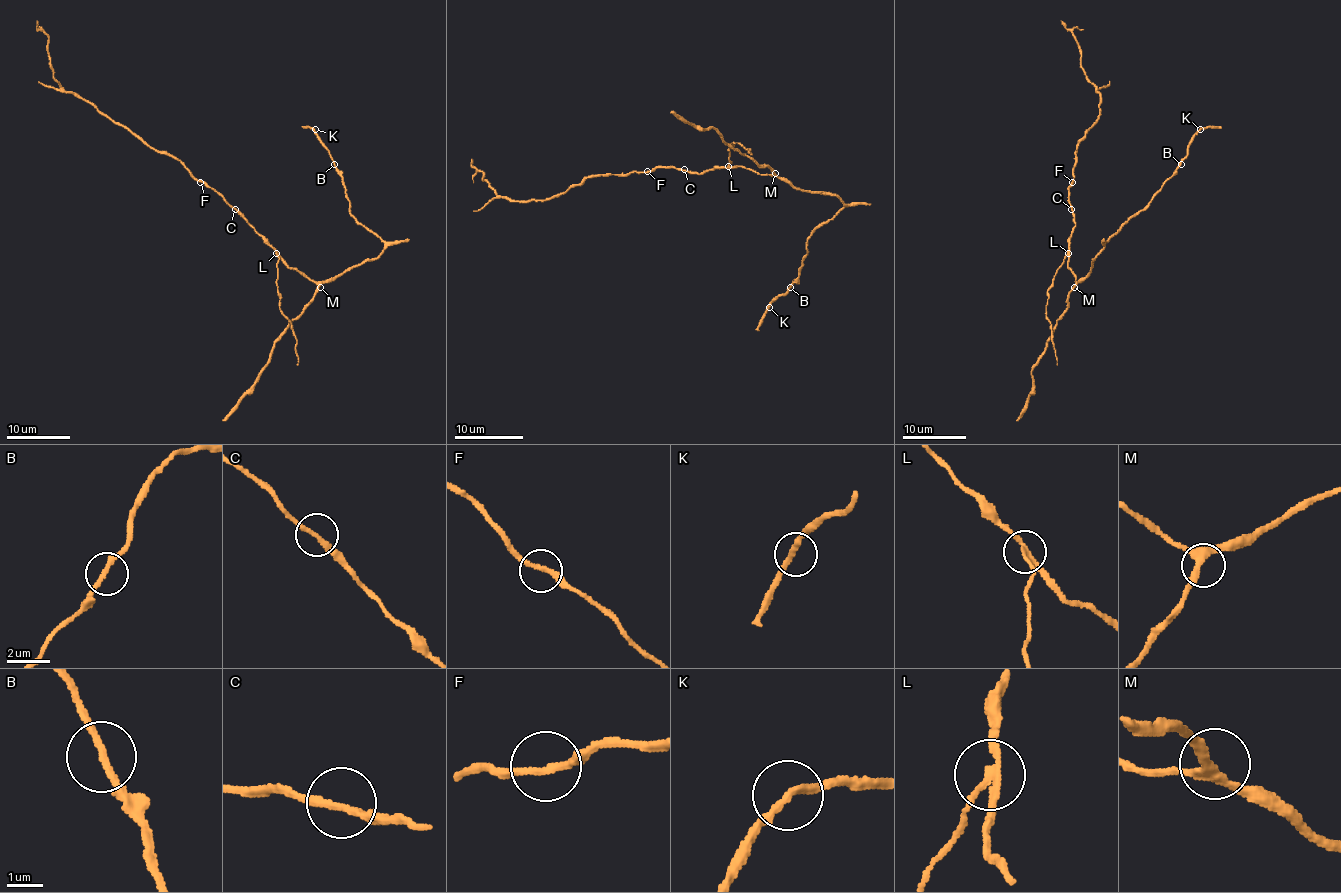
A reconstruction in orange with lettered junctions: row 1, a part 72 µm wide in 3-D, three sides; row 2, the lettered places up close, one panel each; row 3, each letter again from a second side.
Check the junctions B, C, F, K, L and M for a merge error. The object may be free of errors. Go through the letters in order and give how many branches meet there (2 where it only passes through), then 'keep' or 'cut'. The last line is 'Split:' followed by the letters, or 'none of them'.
B: branches 2; keep
C: branches 2; keep
F: branches 2; keep
K: branches 2; keep
L: branches 3; cut
M: branches 3; keep
Split: L

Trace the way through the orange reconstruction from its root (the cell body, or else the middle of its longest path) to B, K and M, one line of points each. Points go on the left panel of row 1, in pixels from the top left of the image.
B: (265, 242), (289, 267), (316, 282), (334, 280), (382, 252), (385, 244), (350, 213), (343, 178), (334, 164)
K: (265, 242), (289, 267), (316, 282), (334, 280), (372, 261), (385, 245), (350, 213), (343, 178), (315, 129)
M: (265, 242), (289, 267), (304, 272), (320, 287)

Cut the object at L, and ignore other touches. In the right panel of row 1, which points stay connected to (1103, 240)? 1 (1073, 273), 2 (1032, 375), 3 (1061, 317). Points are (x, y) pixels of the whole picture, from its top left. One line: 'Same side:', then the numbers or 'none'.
Same side: 1, 2, 3

